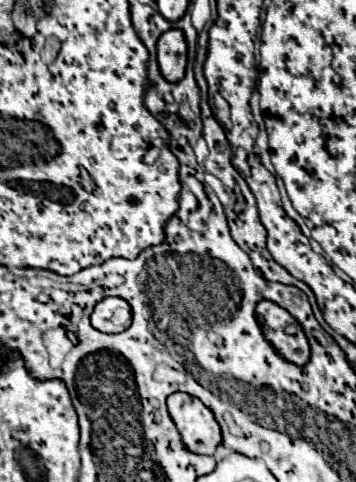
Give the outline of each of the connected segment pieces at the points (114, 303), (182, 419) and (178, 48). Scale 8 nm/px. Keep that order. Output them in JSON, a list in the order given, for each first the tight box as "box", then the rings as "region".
[{"box":[91,297,131,333],"region":[[[105,297],[91,313],[91,325],[103,333],[121,333],[131,325],[131,307],[121,297]]]},{"box":[167,393,221,455],"region":[[[173,393],[167,397],[167,409],[179,429],[183,445],[191,453],[213,455],[221,443],[221,429],[209,407],[187,393]]]},{"box":[157,29,187,83],"region":[[[169,29],[165,31],[159,41],[157,41],[157,63],[161,75],[169,83],[177,83],[187,65],[187,43],[185,35],[179,29]]]}]

